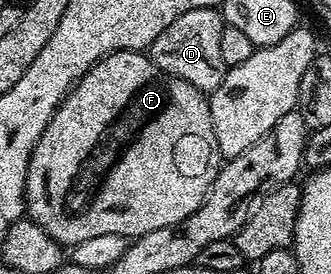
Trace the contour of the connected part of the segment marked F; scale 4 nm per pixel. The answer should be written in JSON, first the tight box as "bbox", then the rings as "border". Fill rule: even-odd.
{"bbox":[24,49,221,247],"border":[[[123,49],[96,61],[94,67],[90,67],[90,71],[86,71],[86,75],[82,75],[75,87],[65,95],[63,103],[52,112],[50,123],[46,123],[46,131],[42,131],[30,155],[24,188],[26,213],[30,220],[38,223],[38,227],[42,227],[42,231],[46,231],[46,235],[53,237],[62,247],[77,245],[82,243],[82,239],[91,239],[93,235],[122,235],[135,239],[146,235],[146,231],[158,231],[158,227],[170,227],[194,215],[194,211],[198,211],[198,207],[206,199],[221,164],[220,148],[214,139],[206,94],[198,87],[186,83],[186,79],[178,79],[159,69],[147,52]]]}

